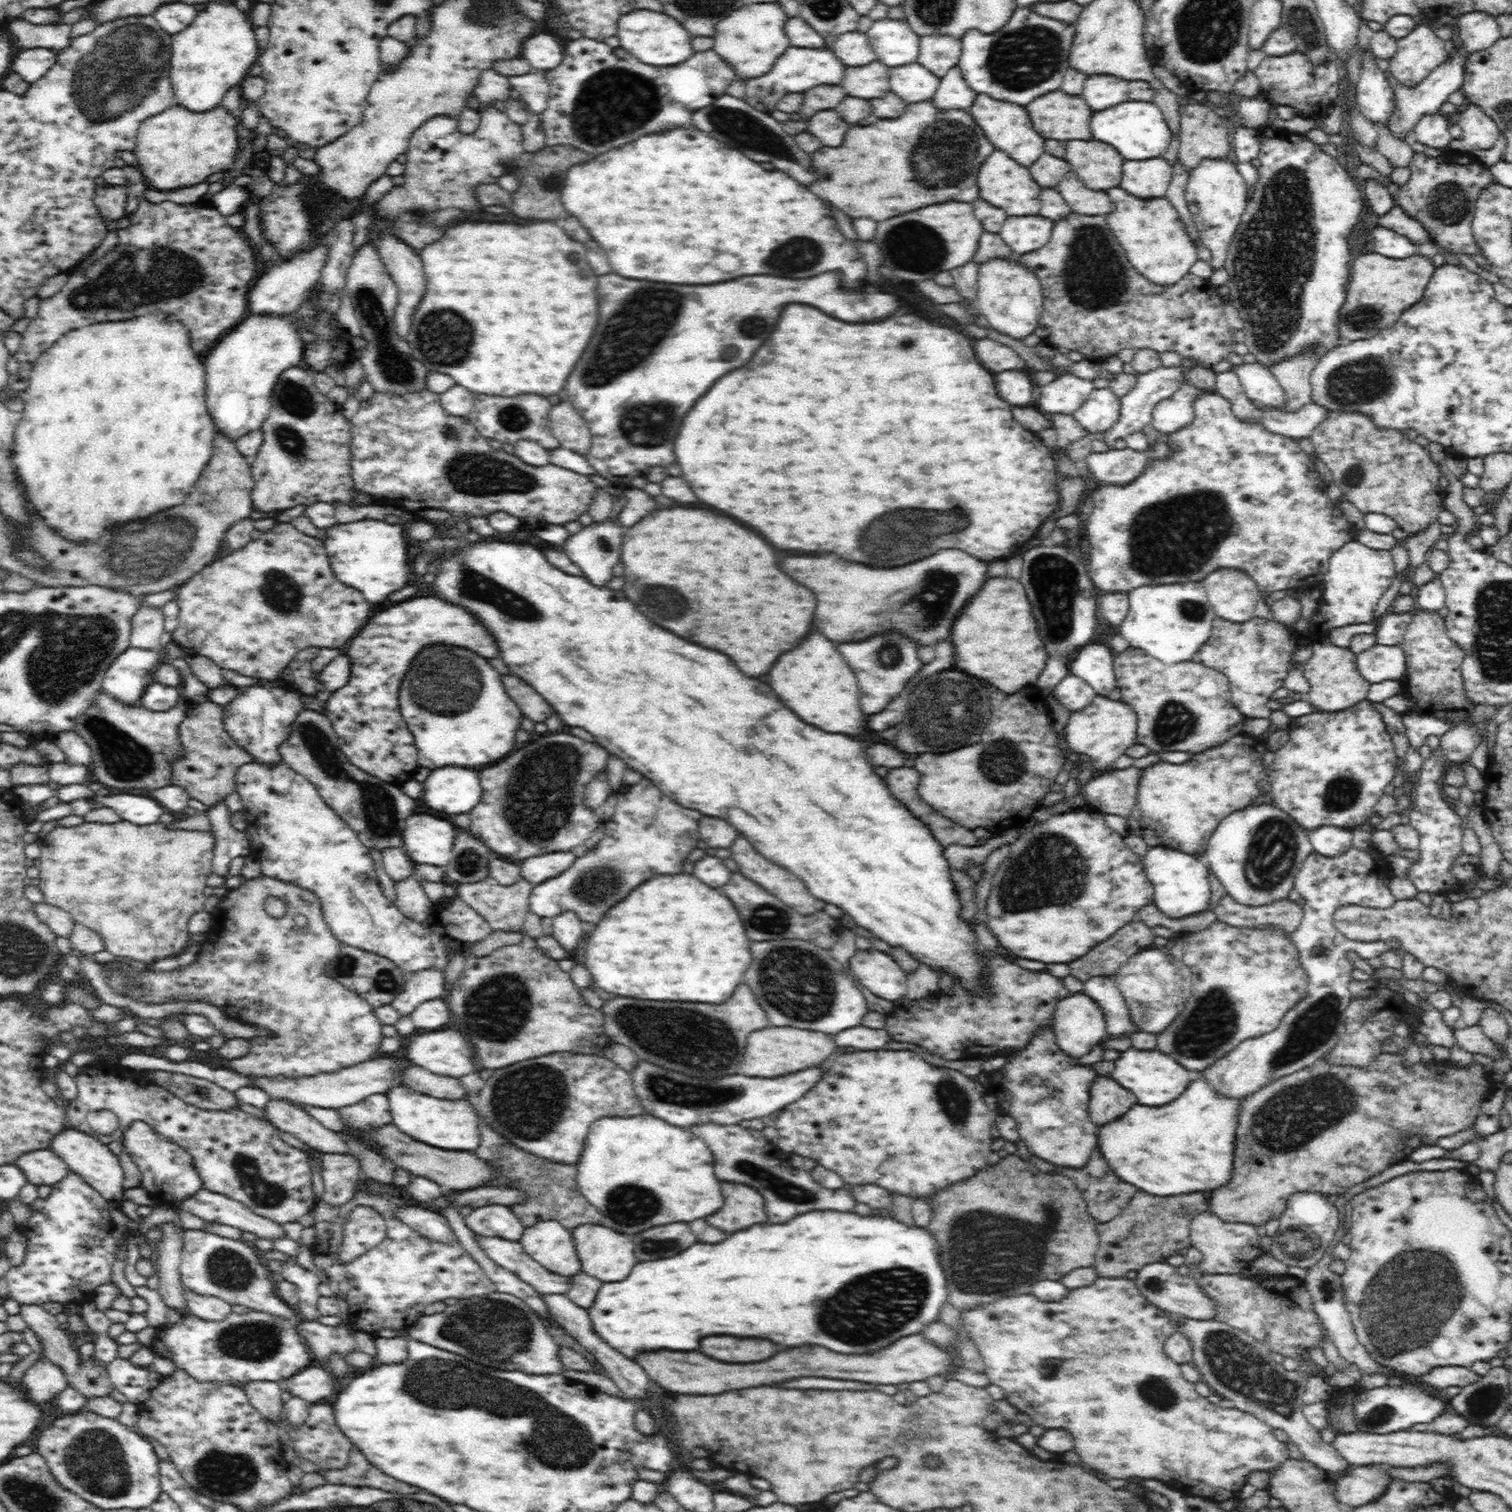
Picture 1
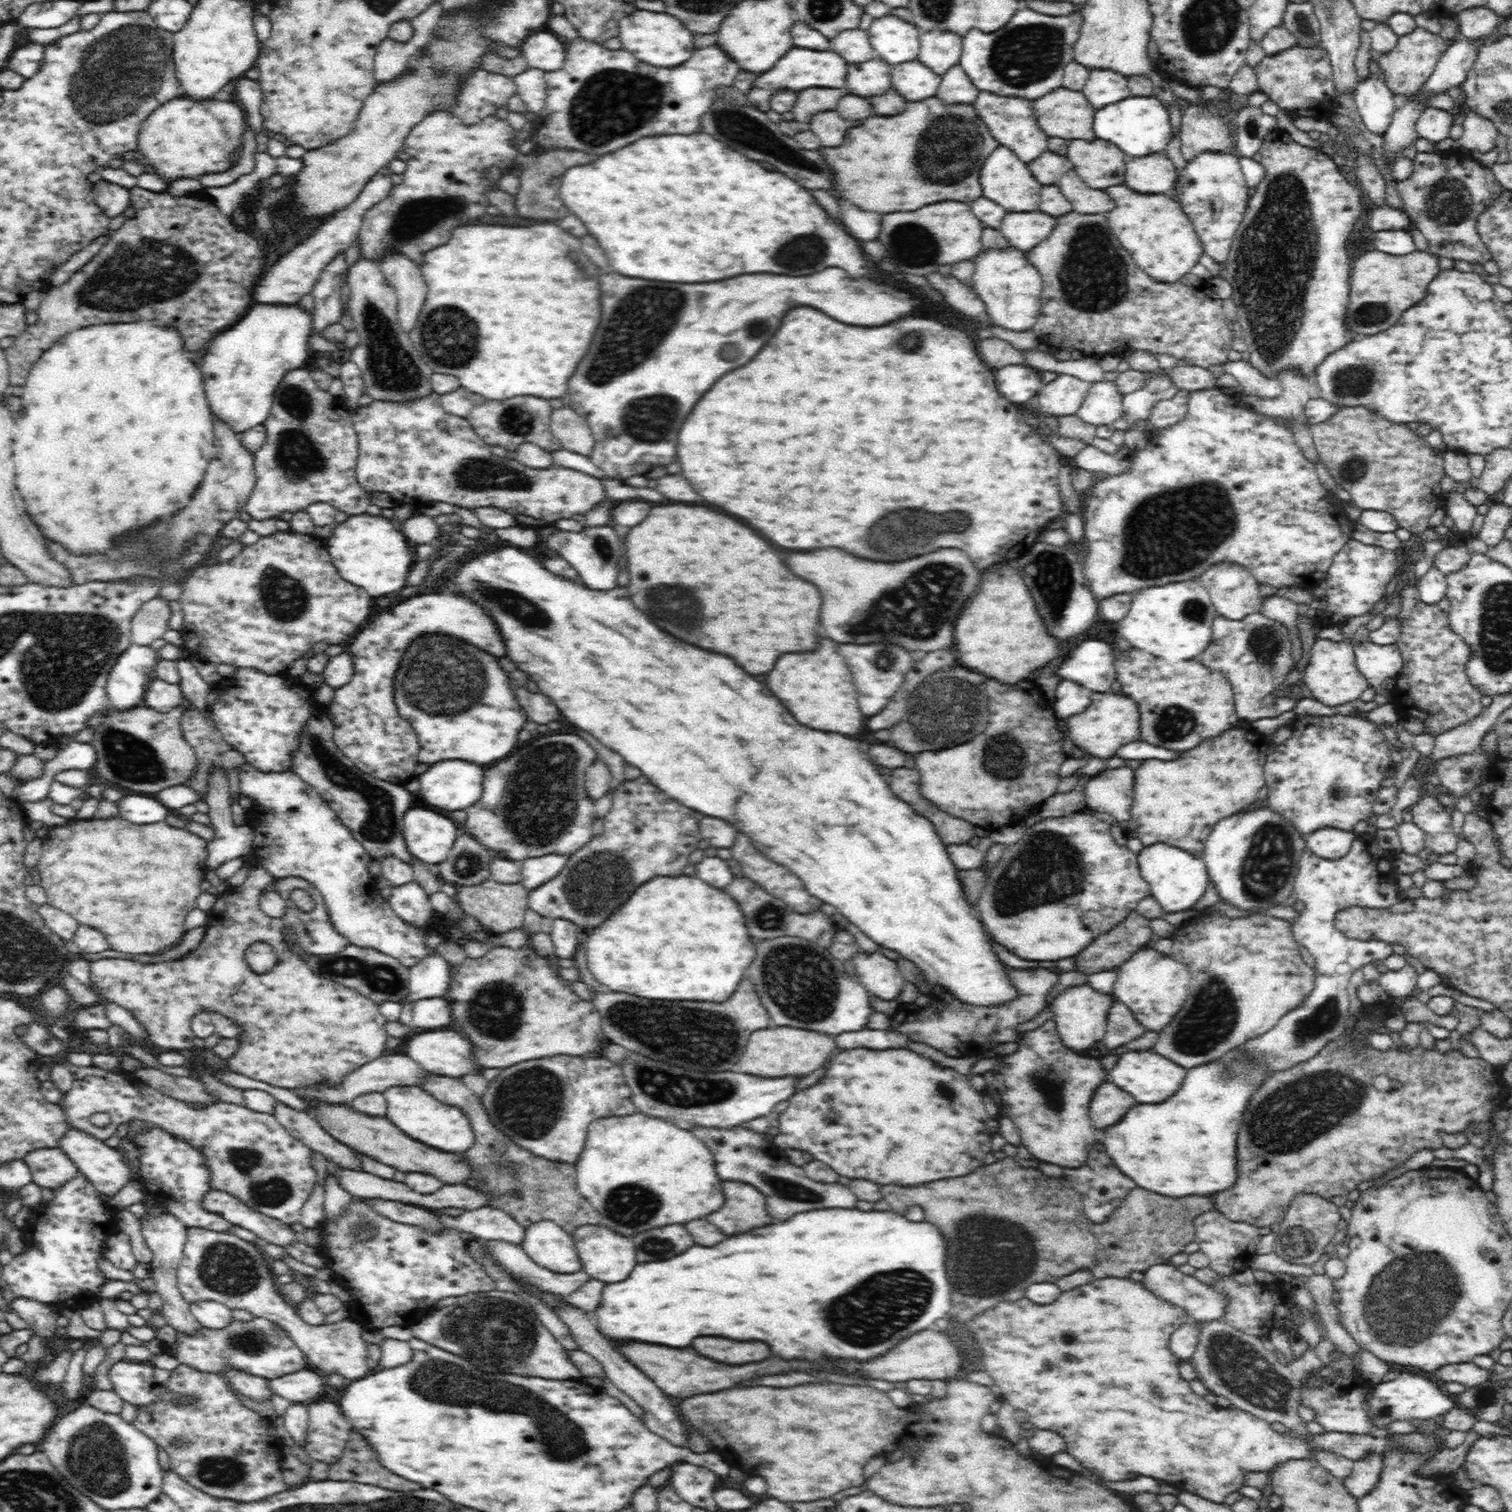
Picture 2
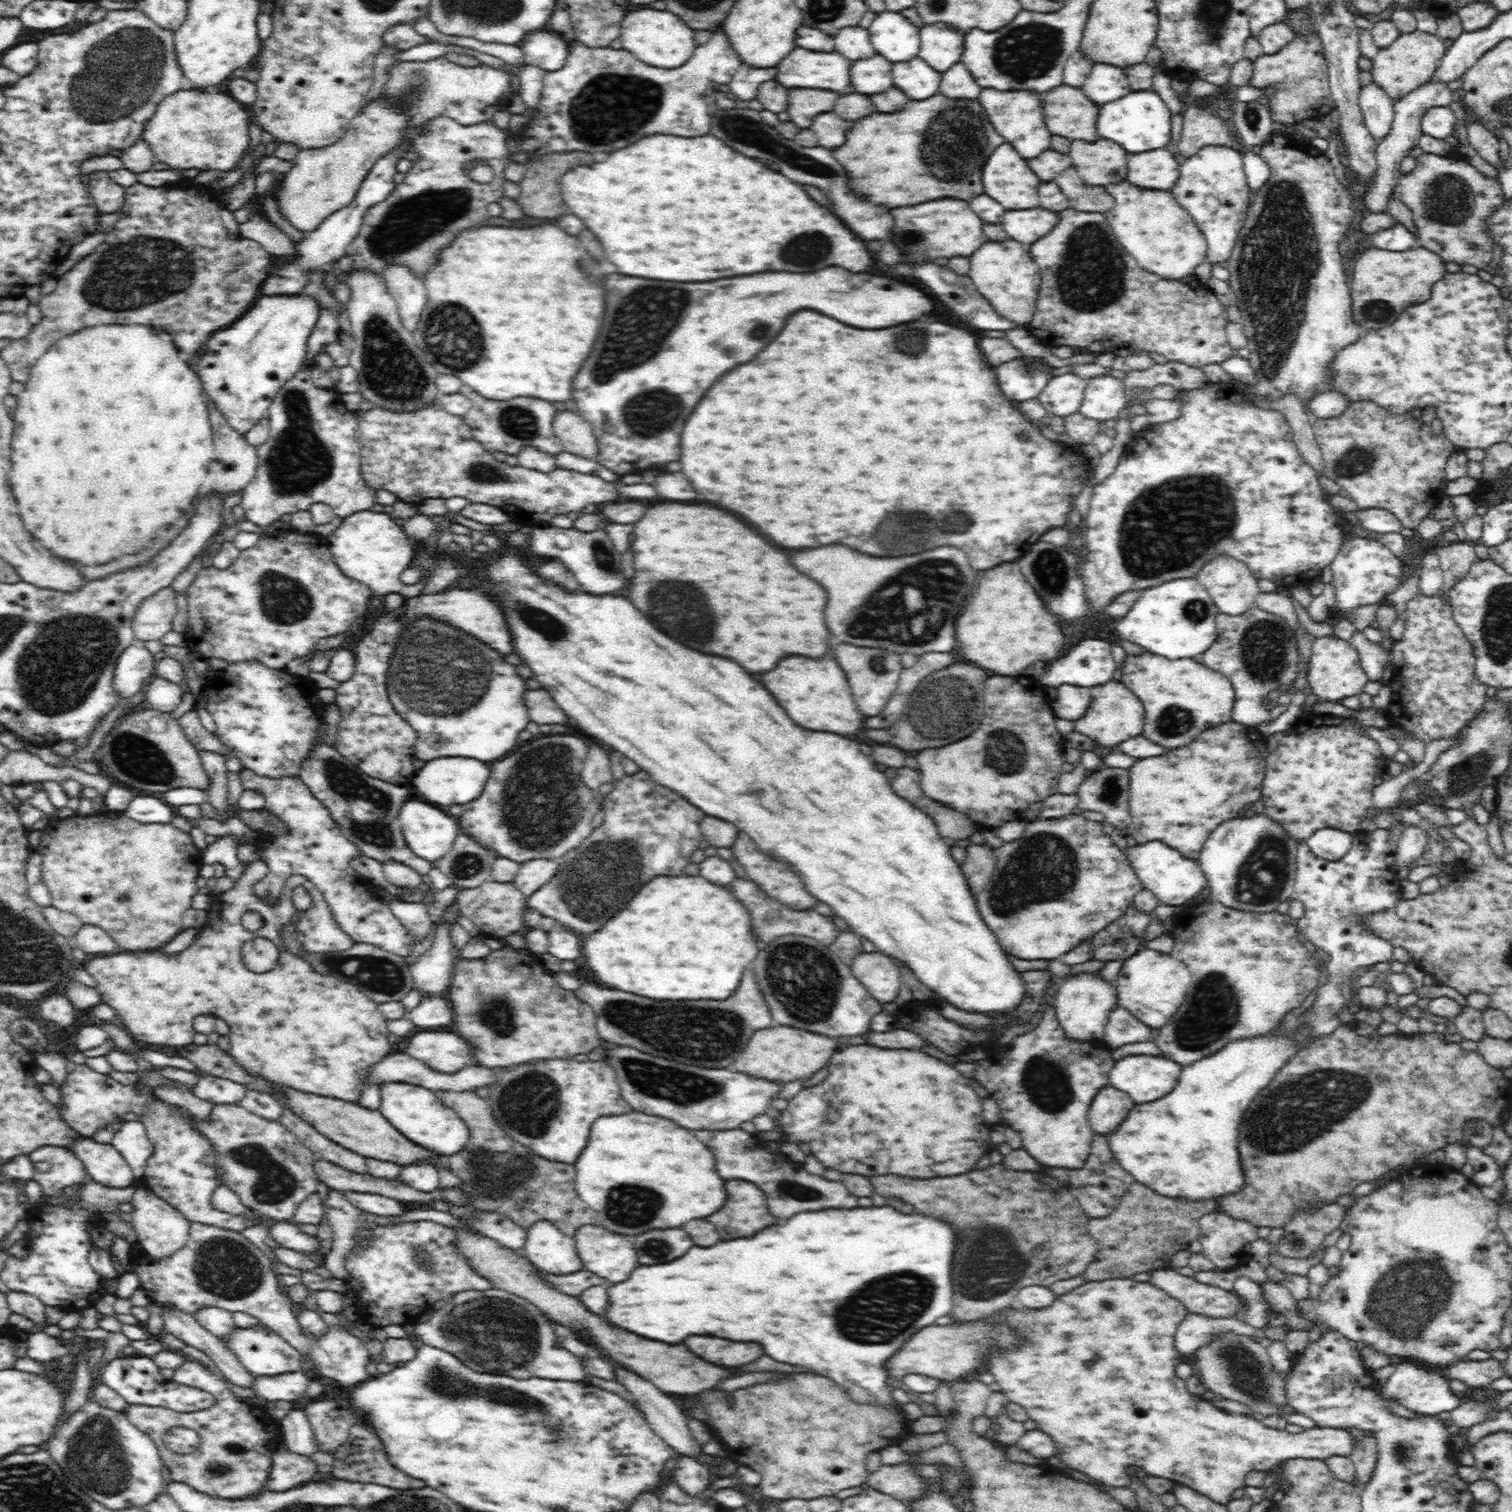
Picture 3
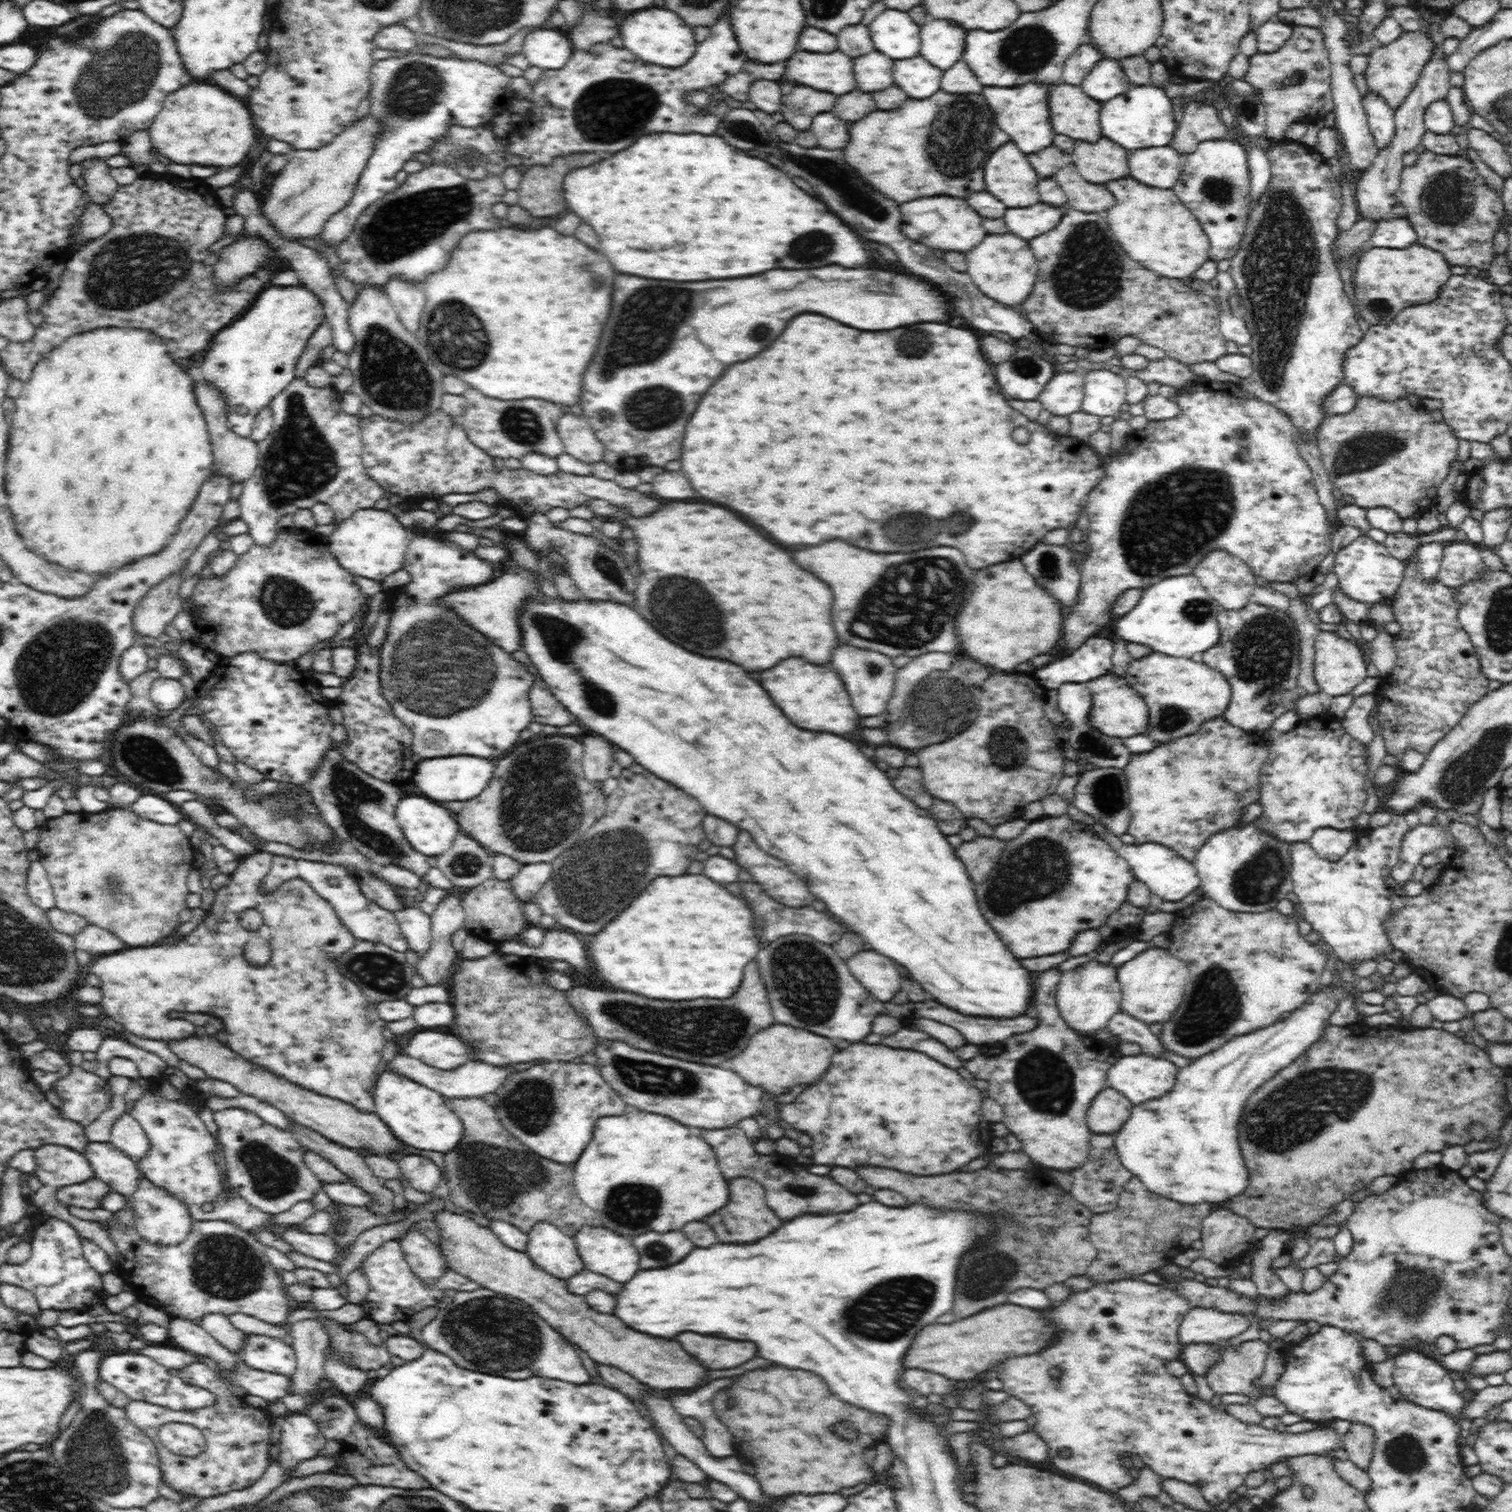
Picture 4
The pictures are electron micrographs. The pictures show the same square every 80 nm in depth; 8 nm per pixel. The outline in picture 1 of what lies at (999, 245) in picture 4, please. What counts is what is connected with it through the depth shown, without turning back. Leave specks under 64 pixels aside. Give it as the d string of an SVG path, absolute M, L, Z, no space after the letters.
M992 258L980 263L976 302L991 328L1014 339L1023 339L1037 328L1043 311L1043 289L1032 271L1015 260Z

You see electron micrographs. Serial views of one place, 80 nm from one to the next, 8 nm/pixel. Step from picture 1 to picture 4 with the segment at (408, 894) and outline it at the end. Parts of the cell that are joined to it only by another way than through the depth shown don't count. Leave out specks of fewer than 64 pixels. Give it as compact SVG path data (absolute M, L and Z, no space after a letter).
M414 902L407 908L394 912L402 936L406 937L409 949L422 956L428 952L432 938L431 918Z

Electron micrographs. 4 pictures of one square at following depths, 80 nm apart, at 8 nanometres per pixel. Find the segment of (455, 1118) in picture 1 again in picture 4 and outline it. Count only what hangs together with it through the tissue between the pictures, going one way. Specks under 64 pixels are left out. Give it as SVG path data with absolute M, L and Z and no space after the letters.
M381 1070L375 1079L373 1099L375 1112L403 1144L446 1154L461 1142L465 1130L456 1113L446 1106L440 1093L412 1079L394 1074L394 1071Z

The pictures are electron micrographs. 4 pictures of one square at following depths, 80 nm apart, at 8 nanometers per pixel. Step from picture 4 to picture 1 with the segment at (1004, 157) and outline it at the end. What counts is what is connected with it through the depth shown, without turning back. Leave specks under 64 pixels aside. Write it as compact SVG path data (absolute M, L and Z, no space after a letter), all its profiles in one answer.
M992 152L988 160L982 164L978 172L980 198L1006 210L1008 216L1030 216L1040 210L1040 186L1032 180L1028 168L1022 168L1010 160L1010 156L1002 156L1002 152Z

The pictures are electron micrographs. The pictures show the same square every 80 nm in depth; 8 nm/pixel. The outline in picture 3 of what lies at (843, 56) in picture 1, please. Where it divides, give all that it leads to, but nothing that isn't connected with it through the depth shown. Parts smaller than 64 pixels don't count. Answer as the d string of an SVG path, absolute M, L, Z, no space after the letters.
M854 26L854 28L842 28L842 32L838 32L834 36L836 42L836 52L840 52L842 56L850 58L850 60L862 60L868 56L874 56L874 48L870 44L870 33L867 29Z

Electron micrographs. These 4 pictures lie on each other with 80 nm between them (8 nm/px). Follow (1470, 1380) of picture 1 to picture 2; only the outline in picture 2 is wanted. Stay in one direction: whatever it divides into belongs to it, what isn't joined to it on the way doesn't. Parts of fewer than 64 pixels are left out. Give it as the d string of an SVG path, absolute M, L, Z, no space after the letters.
M1460 1363L1438 1368L1433 1372L1432 1379L1438 1383L1459 1382L1467 1388L1472 1388L1492 1380L1492 1374L1491 1368L1488 1370L1474 1363Z

